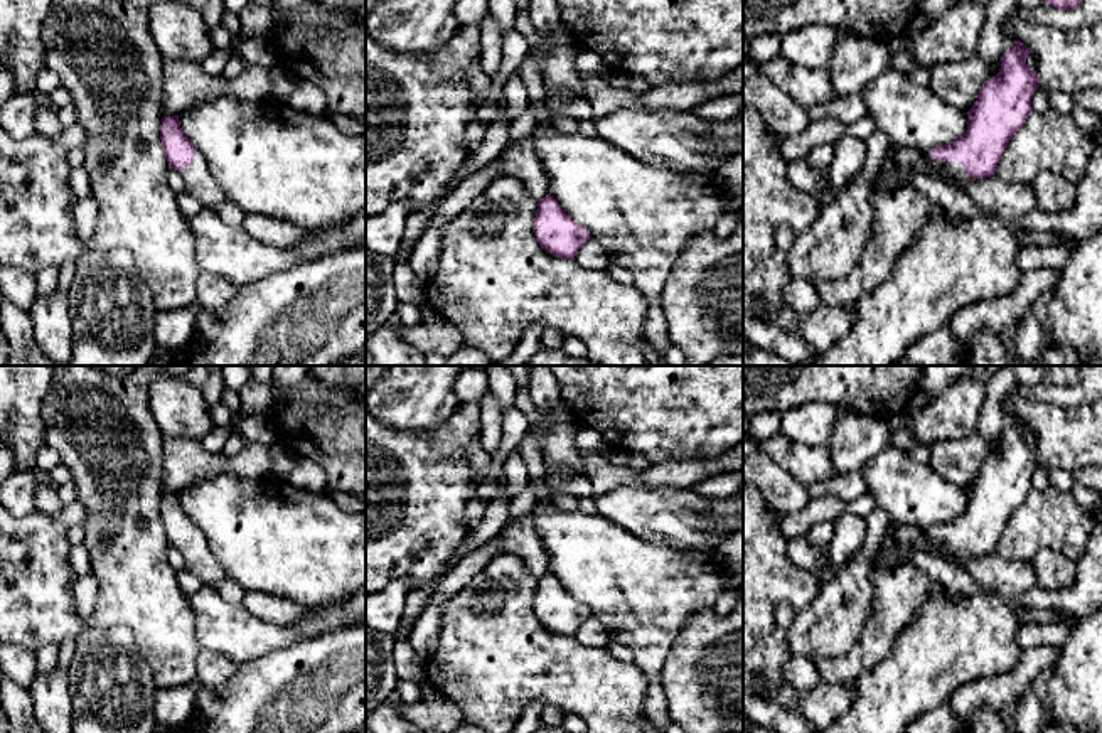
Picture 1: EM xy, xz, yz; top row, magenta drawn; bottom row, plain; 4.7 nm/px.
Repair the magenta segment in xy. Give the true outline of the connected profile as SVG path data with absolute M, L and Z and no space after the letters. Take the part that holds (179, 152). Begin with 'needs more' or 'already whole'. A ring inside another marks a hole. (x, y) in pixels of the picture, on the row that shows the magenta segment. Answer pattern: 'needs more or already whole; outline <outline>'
needs more; outline M179 115L163 116L160 140L169 167L182 174L185 192L189 192L202 207L209 209L217 209L221 204L229 202L221 185L214 180L207 160L184 135Z

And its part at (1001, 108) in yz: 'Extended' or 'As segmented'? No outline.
Extended

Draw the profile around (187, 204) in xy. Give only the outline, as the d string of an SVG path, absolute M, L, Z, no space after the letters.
M185 190L177 195L177 204L187 221L202 209L202 206Z

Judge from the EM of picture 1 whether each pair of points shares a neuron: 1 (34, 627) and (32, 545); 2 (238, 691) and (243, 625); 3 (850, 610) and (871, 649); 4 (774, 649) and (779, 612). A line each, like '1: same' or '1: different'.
1: same
2: different
3: different
4: same

